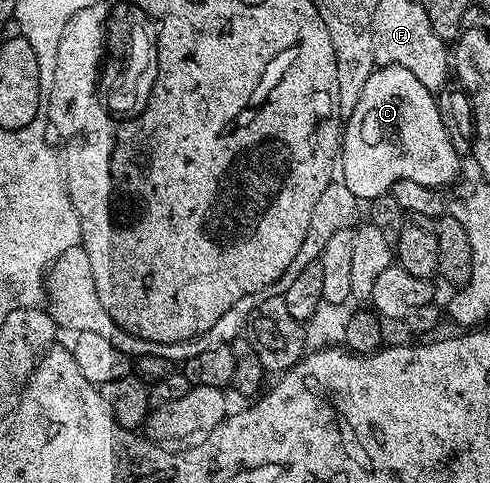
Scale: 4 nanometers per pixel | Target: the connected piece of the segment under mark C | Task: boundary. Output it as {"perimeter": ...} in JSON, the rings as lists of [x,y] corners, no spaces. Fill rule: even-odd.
{"perimeter":[[[387,64],[374,68],[371,78],[367,78],[367,86],[363,86],[363,94],[359,94],[359,102],[355,102],[355,110],[343,124],[339,176],[347,190],[351,190],[351,194],[355,194],[361,202],[370,202],[388,193],[401,180],[419,182],[419,186],[441,190],[444,184],[456,178],[461,164],[462,157],[458,156],[455,146],[451,146],[447,126],[443,126],[443,118],[439,118],[436,95],[423,86],[411,70],[403,70],[403,66]]]}

